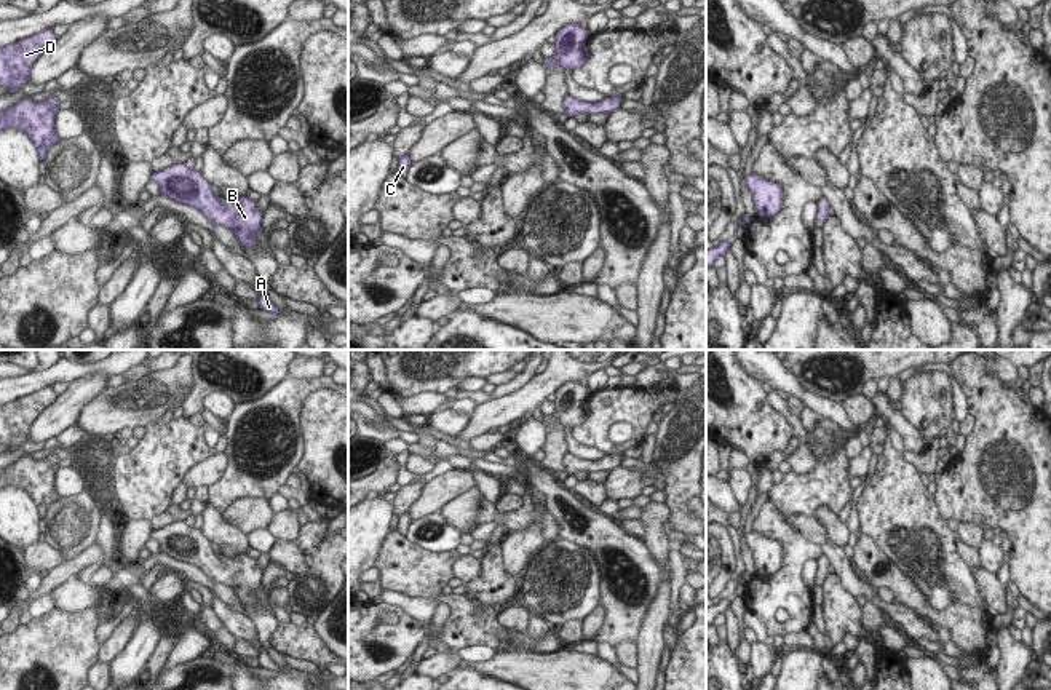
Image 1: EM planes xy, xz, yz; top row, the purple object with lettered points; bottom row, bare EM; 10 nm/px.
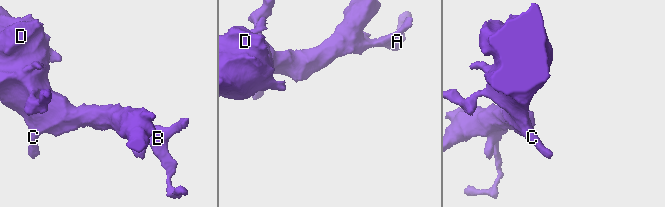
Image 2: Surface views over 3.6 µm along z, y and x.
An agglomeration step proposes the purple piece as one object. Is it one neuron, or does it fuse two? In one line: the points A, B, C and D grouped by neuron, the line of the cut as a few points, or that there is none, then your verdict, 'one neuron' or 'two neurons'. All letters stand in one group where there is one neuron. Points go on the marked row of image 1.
A B C D | no cut | one neuron

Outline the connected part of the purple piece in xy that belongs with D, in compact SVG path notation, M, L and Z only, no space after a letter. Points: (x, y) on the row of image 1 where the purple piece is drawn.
M45 29L32 37L0 48L0 86L6 86L6 93L11 94L24 83L29 83L30 67L56 40L58 37L51 29Z

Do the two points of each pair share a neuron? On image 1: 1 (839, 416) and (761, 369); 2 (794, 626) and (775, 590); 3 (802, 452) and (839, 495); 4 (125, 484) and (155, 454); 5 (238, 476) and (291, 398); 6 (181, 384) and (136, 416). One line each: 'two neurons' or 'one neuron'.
1: one neuron
2: one neuron
3: two neurons
4: one neuron
5: one neuron
6: one neuron

